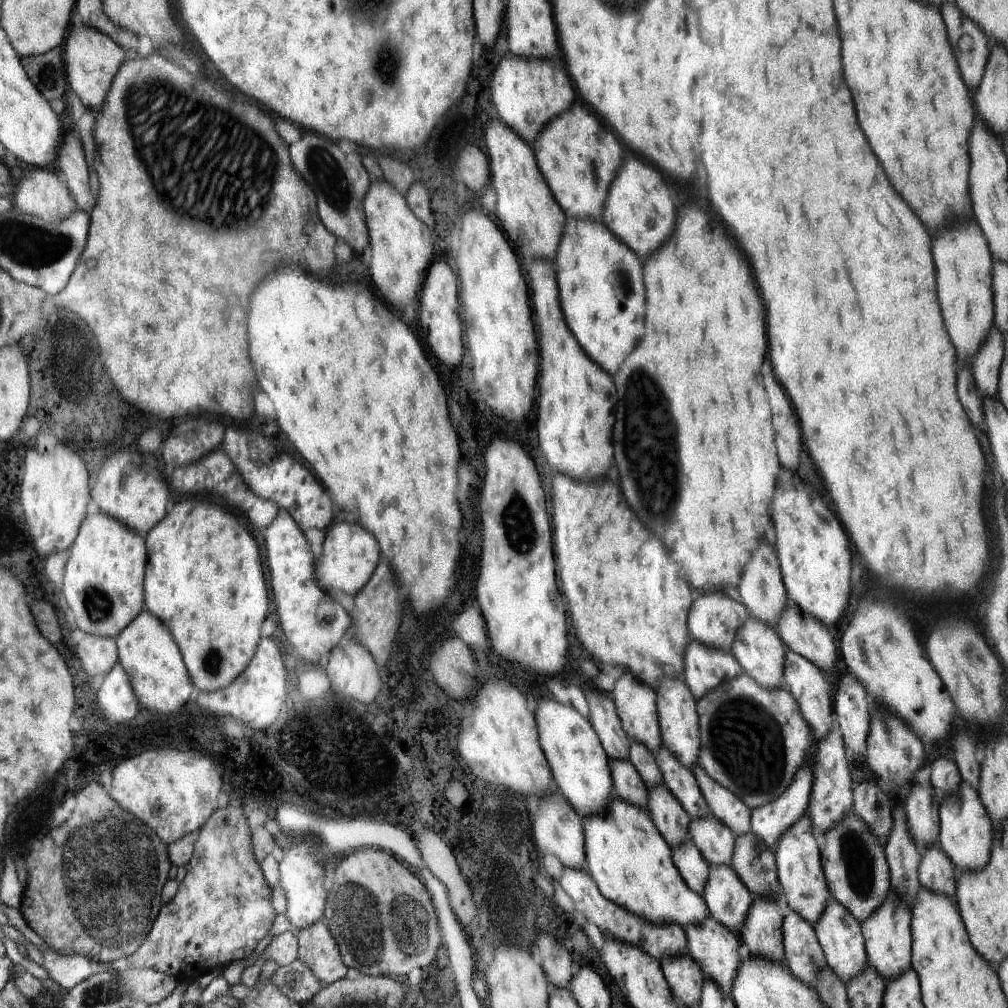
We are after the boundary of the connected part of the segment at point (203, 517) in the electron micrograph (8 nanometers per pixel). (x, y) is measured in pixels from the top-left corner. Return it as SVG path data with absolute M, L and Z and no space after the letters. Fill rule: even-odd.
M200 498L178 502L162 524L156 524L144 537L147 550L145 608L170 630L196 691L211 693L230 686L252 660L260 640L260 626L270 610L266 580L254 538L226 508L220 504L208 504Z

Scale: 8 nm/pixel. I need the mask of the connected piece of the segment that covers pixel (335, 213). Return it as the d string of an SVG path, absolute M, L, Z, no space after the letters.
M304 134L296 144L290 146L290 158L292 158L296 172L308 183L315 194L320 220L336 238L344 240L358 254L362 254L366 246L369 248L369 230L366 224L363 202L372 182L361 157L361 154L354 152L342 154L342 150L334 142L330 142L328 138L318 136L318 134Z

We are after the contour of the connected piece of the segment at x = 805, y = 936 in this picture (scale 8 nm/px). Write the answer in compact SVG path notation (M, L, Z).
M787 909L781 931L787 968L798 980L815 989L819 972L827 964L813 926Z

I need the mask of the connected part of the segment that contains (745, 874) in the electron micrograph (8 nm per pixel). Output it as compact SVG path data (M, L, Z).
M754 833L735 837L731 866L754 896L781 897L775 857Z

